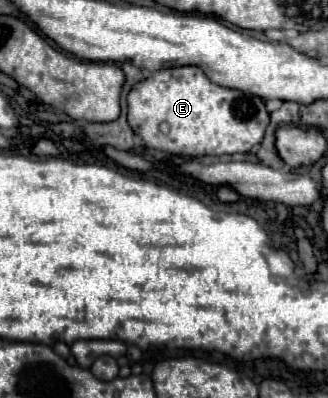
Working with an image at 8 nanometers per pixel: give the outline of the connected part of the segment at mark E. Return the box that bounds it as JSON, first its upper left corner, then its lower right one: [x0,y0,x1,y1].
[127,66,269,158]

